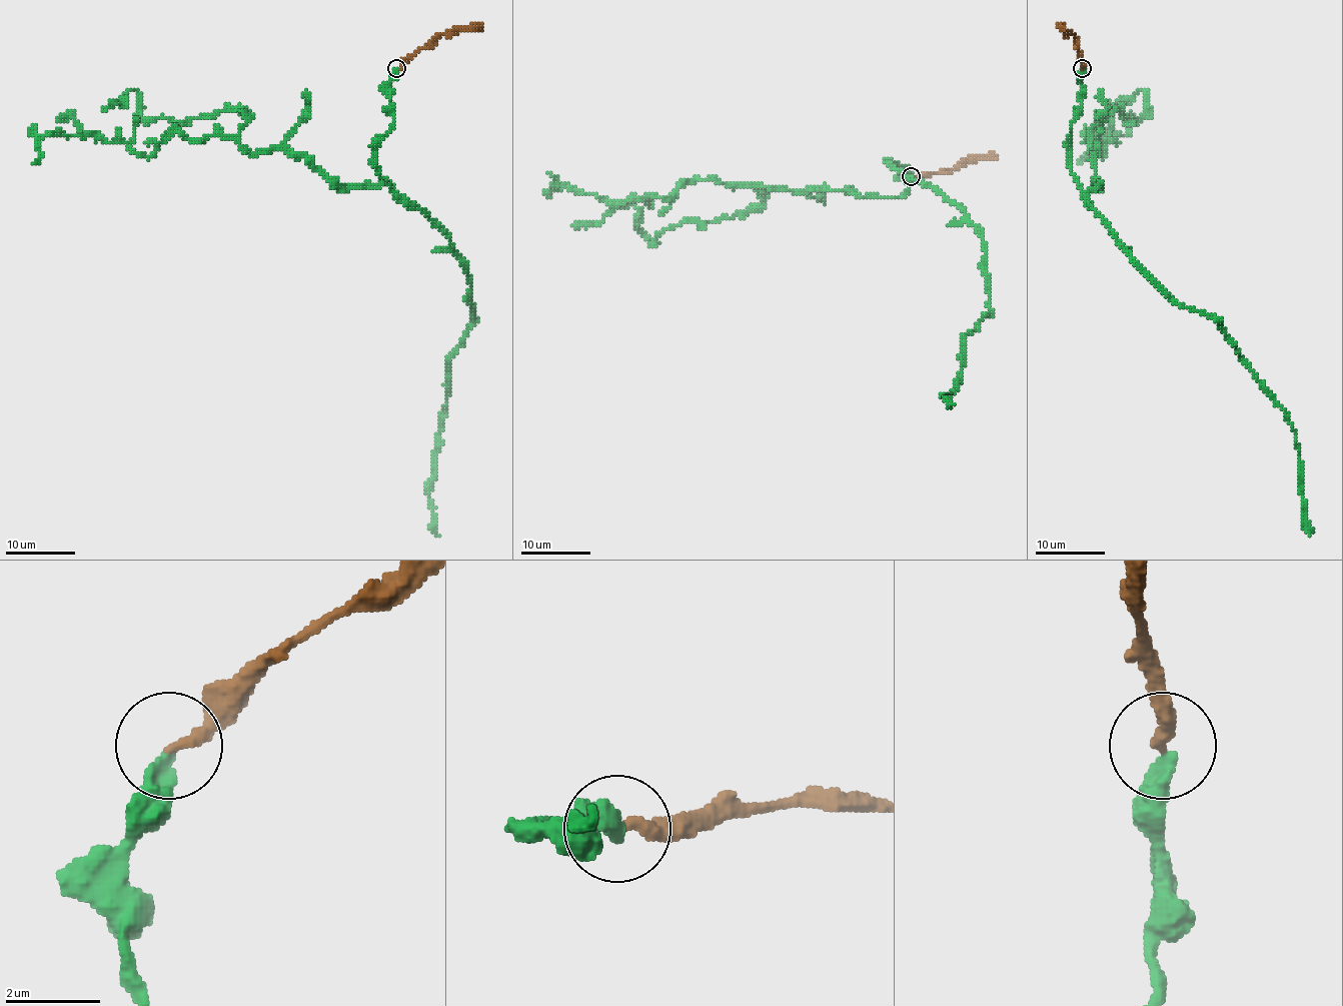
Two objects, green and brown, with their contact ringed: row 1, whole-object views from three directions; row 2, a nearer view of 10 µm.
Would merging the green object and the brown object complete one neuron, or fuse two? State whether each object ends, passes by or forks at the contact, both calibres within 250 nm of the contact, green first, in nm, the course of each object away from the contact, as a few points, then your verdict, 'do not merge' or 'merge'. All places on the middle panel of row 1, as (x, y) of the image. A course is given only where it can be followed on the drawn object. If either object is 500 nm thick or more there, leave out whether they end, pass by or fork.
green ends | brown ends | 320/260 nm | green via (912, 177), (891, 163), (934, 186), (984, 240), (989, 310), (966, 336), (945, 398), (952, 403) | brown via (912, 177), (950, 173), (957, 166), (998, 154) | merge

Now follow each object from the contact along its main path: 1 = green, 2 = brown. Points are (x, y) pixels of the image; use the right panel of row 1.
1: (1082, 70), (1070, 169), (1123, 248), (1177, 303), (1216, 320), (1284, 411), (1295, 432), (1309, 537)
2: (1082, 68), (1079, 40), (1060, 24)

